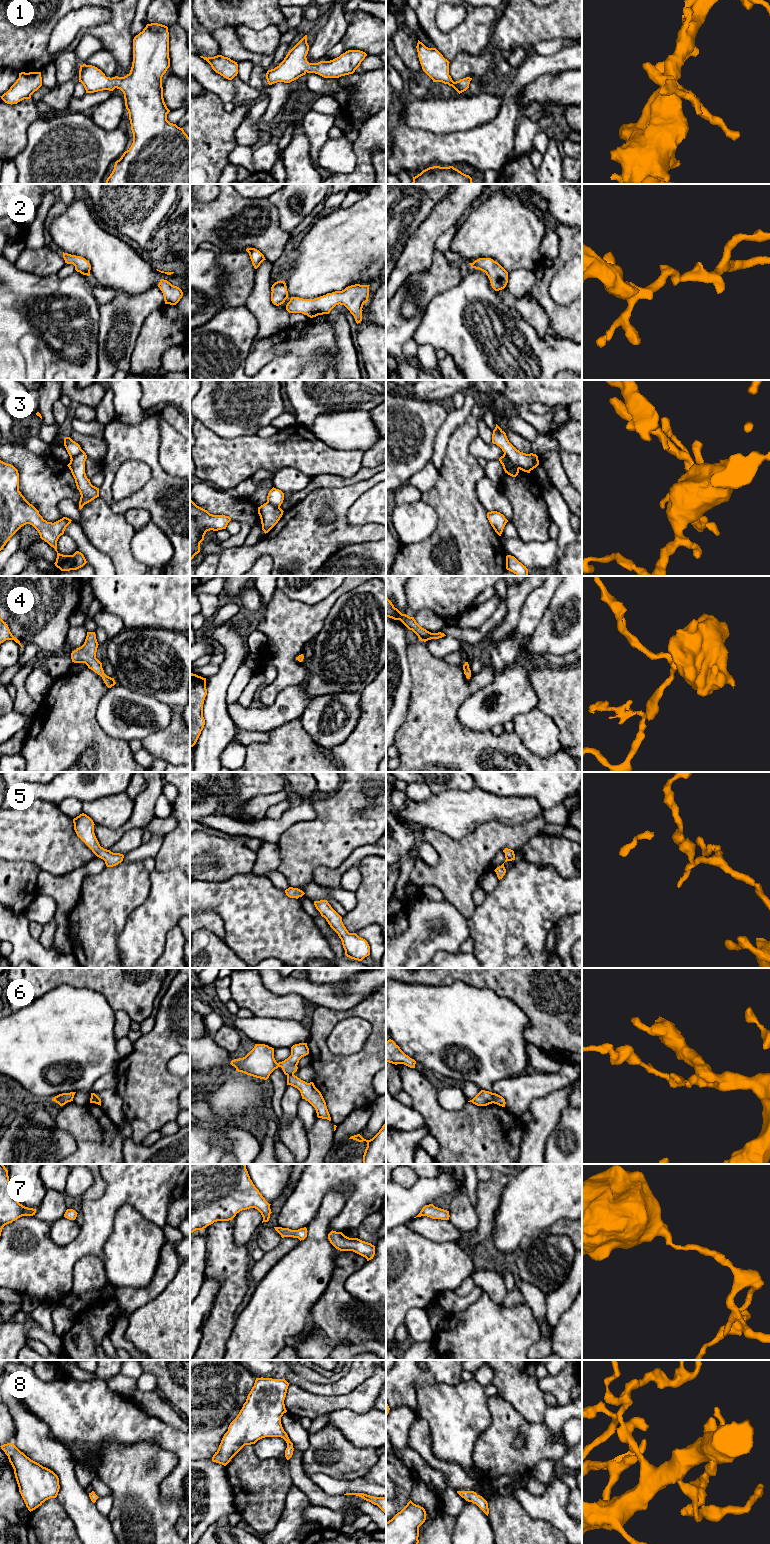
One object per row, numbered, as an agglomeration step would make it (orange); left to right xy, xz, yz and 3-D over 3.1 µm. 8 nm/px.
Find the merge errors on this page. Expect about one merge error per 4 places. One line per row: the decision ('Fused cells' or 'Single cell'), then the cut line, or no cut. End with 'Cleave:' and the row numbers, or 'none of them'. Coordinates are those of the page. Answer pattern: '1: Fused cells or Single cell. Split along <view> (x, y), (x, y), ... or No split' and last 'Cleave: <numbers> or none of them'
1: Single cell. No split
2: Single cell. No split
3: Fused cells. Split along yz (504, 453), (518, 469)
4: Single cell. No split
5: Single cell. No split
6: Fused cells. Split along yz (492, 1093), (493, 1102)
7: Single cell. No split
8: Single cell. No split
Cleave: 3, 6

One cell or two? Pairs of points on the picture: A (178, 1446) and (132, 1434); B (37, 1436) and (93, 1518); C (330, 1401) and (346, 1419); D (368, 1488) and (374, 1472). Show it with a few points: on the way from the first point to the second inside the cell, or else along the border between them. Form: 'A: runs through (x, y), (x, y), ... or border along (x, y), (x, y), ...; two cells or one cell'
A: runs through (167, 1436), (158, 1433), (143, 1433); one cell
B: runs through (53, 1456), (64, 1467), (71, 1495), (74, 1498); one cell
C: border along (329, 1413), (340, 1409), (351, 1409), (360, 1414); two cells
D: border along (364, 1476), (375, 1483); two cells

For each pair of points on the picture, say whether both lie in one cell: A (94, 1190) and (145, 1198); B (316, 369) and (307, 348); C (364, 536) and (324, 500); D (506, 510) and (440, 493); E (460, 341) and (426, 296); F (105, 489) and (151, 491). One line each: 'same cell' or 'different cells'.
A: different cells
B: same cell
C: same cell
D: different cells
E: different cells
F: same cell

